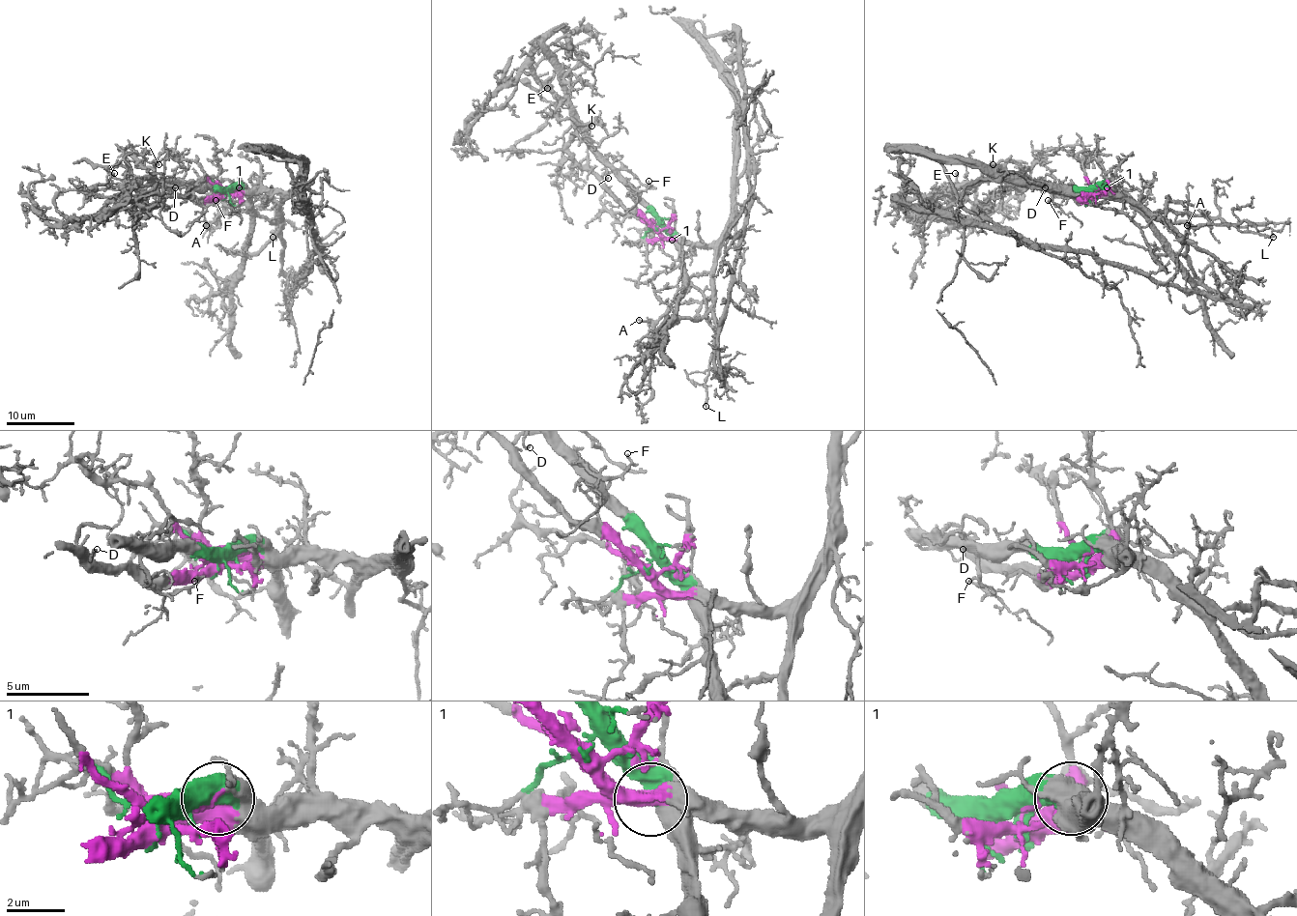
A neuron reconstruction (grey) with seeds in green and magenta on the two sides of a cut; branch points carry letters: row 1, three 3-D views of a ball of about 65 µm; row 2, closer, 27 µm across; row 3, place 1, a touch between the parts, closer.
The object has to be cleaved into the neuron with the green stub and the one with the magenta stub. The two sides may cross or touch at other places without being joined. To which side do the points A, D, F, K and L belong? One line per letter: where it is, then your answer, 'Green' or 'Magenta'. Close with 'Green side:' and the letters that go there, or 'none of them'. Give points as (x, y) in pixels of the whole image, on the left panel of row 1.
A: Place: (206, 225). Green
D: Place: (175, 187). Green
F: Place: (216, 200). Green
K: Place: (158, 164). Magenta
L: Place: (273, 237). Green
Green side: A, D, F, L

